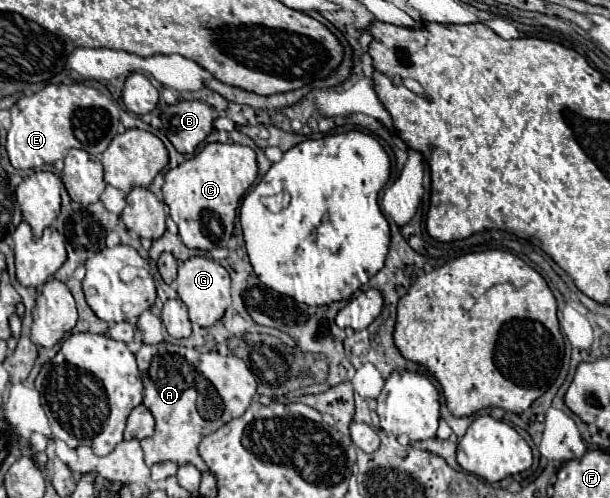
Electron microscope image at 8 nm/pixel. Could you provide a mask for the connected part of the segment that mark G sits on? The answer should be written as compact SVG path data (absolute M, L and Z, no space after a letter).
M193 256L179 264L179 276L177 276L177 294L183 300L183 304L189 308L189 320L207 328L213 326L223 312L231 306L231 294L229 294L229 272L215 260Z

